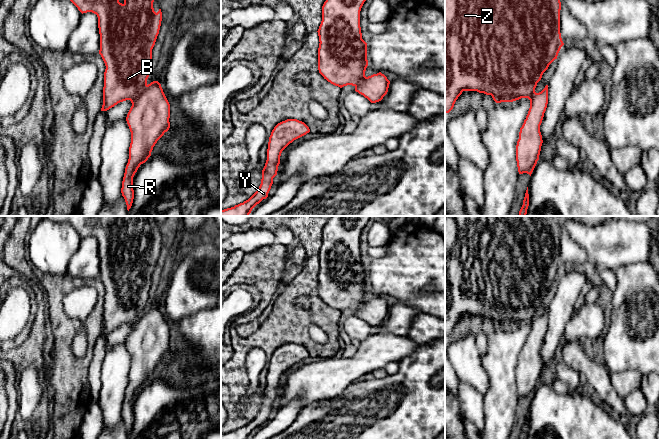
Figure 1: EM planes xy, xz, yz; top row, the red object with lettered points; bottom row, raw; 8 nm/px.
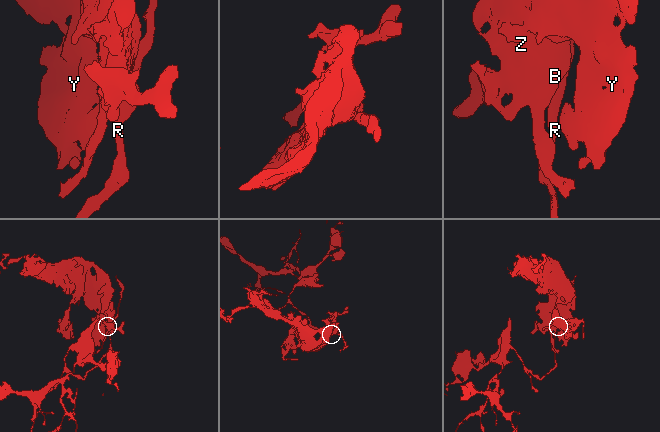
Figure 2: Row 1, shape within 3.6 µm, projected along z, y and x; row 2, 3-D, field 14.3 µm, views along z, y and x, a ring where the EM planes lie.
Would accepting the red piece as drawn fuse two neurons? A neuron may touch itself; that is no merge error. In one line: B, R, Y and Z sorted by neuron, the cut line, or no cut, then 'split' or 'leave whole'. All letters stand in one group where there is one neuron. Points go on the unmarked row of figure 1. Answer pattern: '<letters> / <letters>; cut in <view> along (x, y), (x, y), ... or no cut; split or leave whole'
B R Y Z; no cut; leave whole

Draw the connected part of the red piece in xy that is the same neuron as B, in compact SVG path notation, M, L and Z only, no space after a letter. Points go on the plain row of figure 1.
M46 216L46 218L58 223L68 223L82 238L92 236L98 241L99 278L106 290L101 335L107 335L126 324L132 327L126 341L131 356L129 383L121 412L129 435L134 423L133 401L140 389L151 380L157 365L170 352L170 328L161 308L158 305L147 307L152 273L162 245L161 233L156 237L153 232L155 216Z

